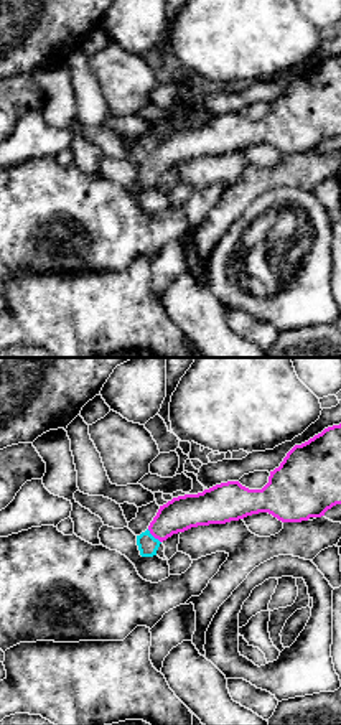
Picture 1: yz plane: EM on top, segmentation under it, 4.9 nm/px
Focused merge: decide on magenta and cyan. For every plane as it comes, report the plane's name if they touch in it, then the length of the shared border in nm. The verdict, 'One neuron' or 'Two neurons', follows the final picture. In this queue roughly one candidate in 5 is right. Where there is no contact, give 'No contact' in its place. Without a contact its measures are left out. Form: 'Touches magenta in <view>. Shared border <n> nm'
Touches magenta in yz. Shared border 100 nm

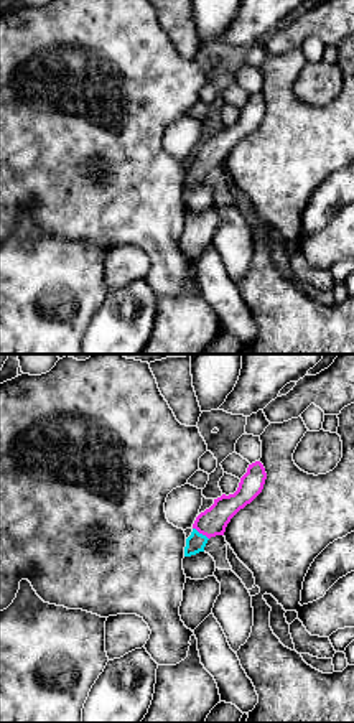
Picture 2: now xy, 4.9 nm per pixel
Touches magenta in xy. Shared border 100 nm

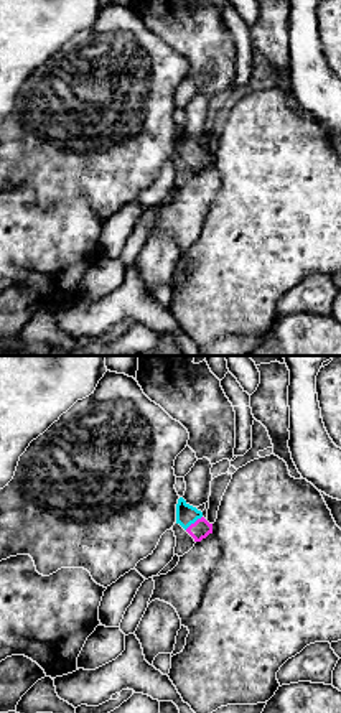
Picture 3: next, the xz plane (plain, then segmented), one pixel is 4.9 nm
Touches magenta in xz. Shared border 110 nm

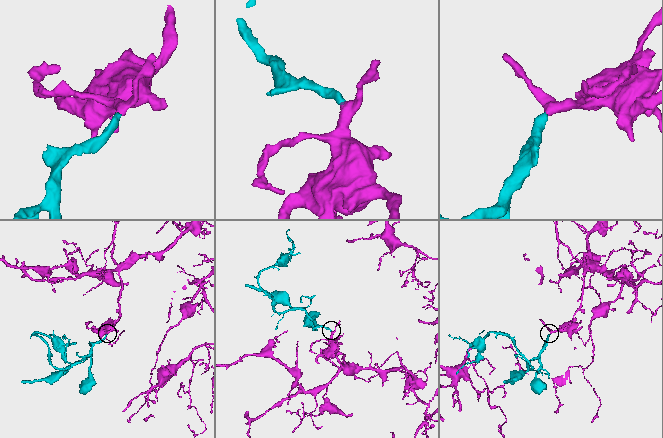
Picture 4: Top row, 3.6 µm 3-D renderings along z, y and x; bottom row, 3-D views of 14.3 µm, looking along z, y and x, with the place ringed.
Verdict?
One neuron

